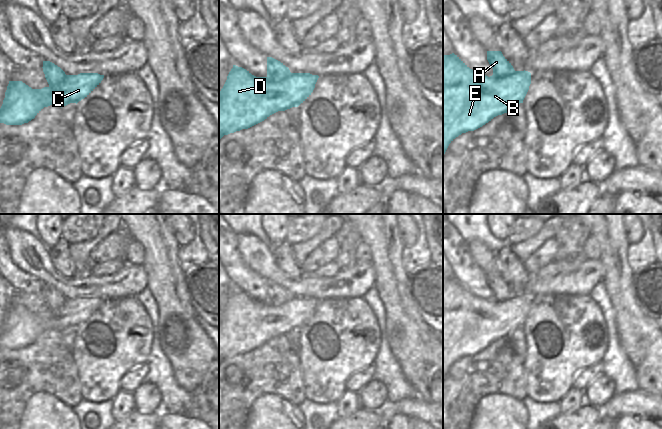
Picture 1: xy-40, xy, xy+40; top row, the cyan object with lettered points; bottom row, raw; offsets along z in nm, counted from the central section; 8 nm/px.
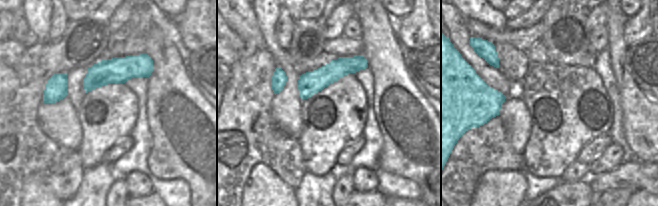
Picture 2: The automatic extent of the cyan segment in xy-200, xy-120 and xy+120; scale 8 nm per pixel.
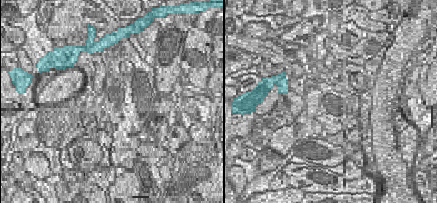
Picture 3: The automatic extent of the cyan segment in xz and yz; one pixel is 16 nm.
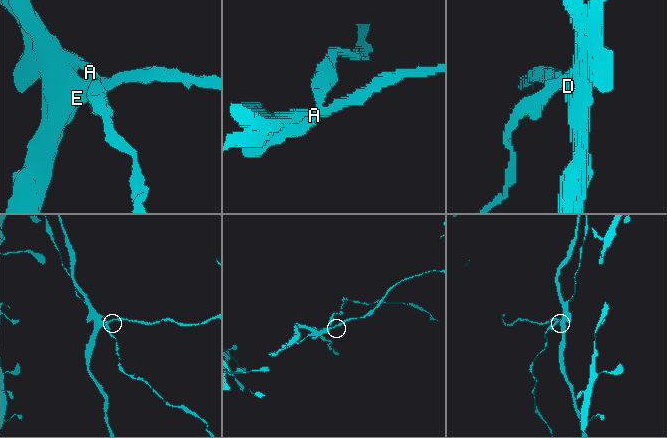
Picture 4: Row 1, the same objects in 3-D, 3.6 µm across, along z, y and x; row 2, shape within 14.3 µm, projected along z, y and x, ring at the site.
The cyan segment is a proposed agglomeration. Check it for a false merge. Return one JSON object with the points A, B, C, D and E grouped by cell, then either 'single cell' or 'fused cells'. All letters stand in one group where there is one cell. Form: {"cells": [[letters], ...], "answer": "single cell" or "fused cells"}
{"cells": [["A"], ["B", "C", "D", "E"]], "answer": "fused cells"}

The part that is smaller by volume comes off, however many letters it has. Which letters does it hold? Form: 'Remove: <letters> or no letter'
Remove: A

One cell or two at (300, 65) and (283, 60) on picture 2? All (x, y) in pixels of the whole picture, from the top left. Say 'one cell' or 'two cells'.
two cells

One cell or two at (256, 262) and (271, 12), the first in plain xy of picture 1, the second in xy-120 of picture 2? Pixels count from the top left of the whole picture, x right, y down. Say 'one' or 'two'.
two

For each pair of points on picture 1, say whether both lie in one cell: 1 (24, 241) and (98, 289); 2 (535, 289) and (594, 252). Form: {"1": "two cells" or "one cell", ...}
{"1": "one cell", "2": "two cells"}

